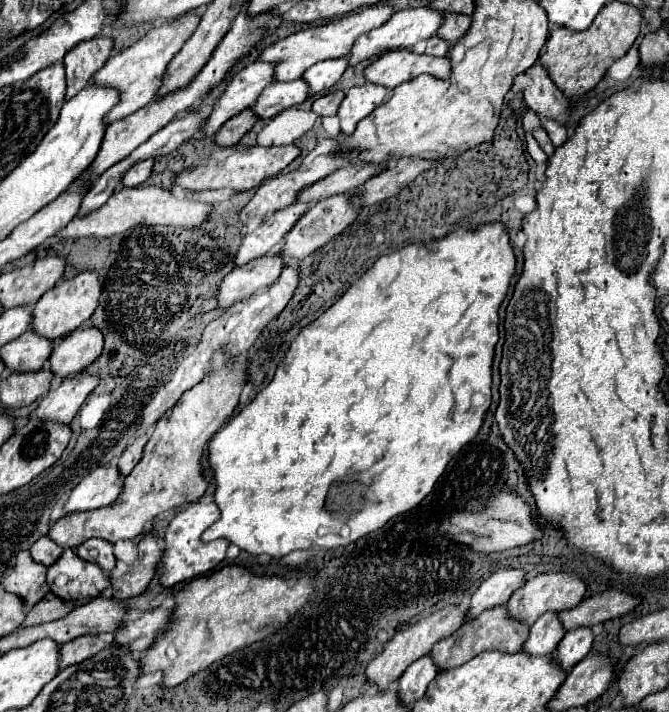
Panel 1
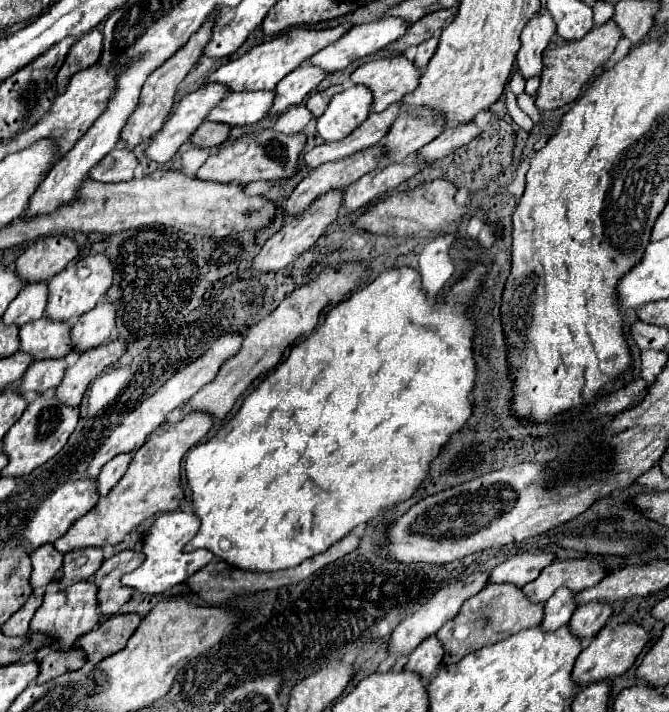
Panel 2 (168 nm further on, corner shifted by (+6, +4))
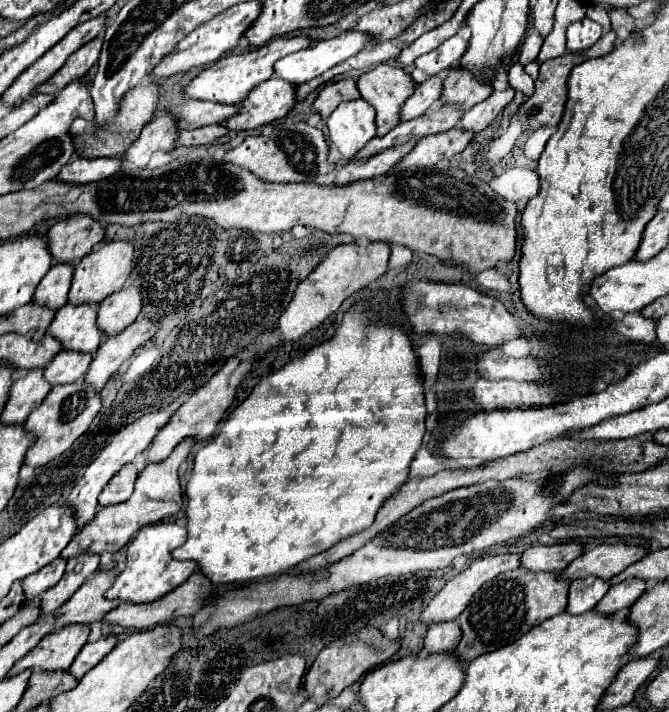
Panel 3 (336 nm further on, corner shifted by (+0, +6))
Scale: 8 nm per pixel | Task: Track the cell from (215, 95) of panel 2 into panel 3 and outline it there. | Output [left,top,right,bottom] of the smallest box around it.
[125,114,179,168]

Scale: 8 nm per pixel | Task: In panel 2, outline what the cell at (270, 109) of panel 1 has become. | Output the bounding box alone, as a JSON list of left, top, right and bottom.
[209,92,273,126]

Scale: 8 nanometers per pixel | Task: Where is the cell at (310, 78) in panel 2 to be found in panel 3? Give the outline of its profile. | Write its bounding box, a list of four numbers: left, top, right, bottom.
[225,78,297,132]

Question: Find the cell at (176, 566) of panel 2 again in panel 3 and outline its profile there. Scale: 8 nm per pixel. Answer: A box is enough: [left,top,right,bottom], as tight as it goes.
[105,522,197,602]

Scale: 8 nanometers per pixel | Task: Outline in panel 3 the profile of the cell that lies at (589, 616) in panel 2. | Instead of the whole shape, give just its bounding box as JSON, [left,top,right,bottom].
[593,580,645,616]

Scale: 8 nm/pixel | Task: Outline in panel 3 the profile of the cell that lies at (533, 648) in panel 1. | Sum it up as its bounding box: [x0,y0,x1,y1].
[565,576,609,614]

